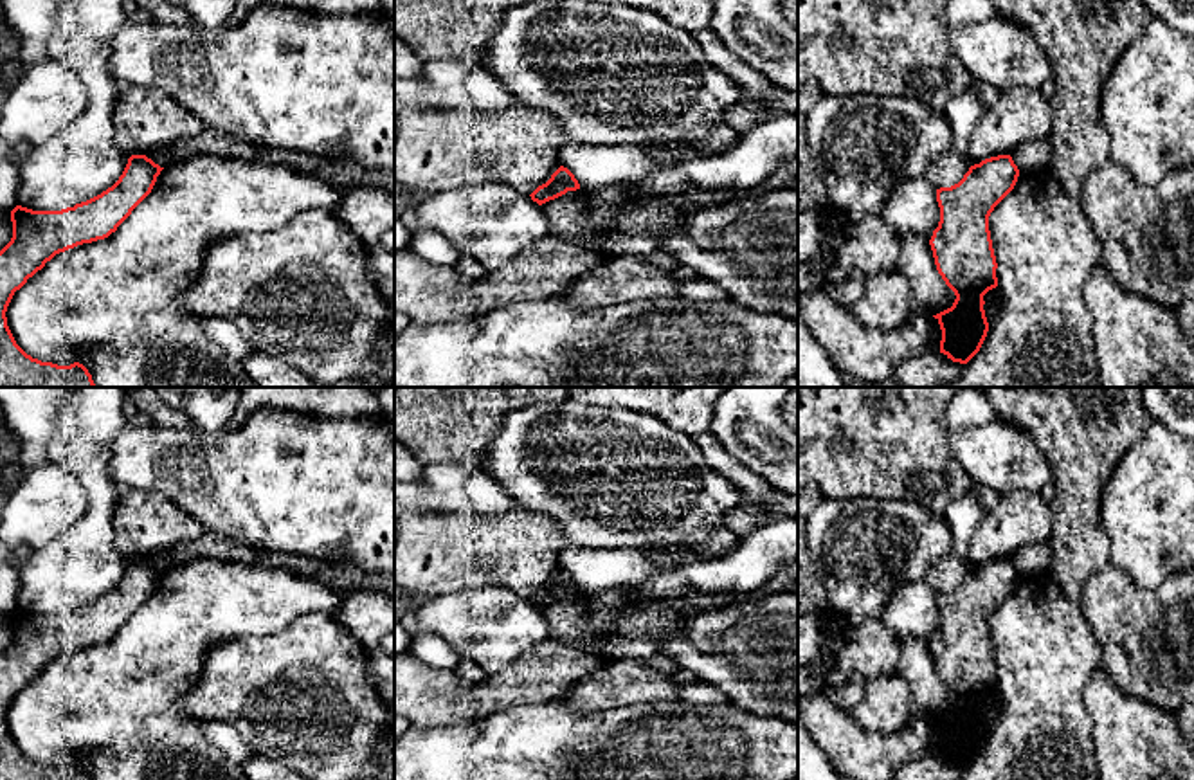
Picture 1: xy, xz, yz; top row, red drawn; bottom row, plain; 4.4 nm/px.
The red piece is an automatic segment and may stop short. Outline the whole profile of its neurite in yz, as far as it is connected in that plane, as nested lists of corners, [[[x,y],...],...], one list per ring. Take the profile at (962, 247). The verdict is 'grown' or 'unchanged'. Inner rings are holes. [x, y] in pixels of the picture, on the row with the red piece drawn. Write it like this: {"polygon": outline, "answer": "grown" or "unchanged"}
{"polygon": [[[998,155],[971,166],[958,184],[936,189],[940,222],[929,245],[936,270],[956,299],[933,317],[942,330],[940,353],[953,362],[967,364],[987,337],[983,295],[998,286],[989,216],[1018,177],[1012,157]]], "answer": "unchanged"}

